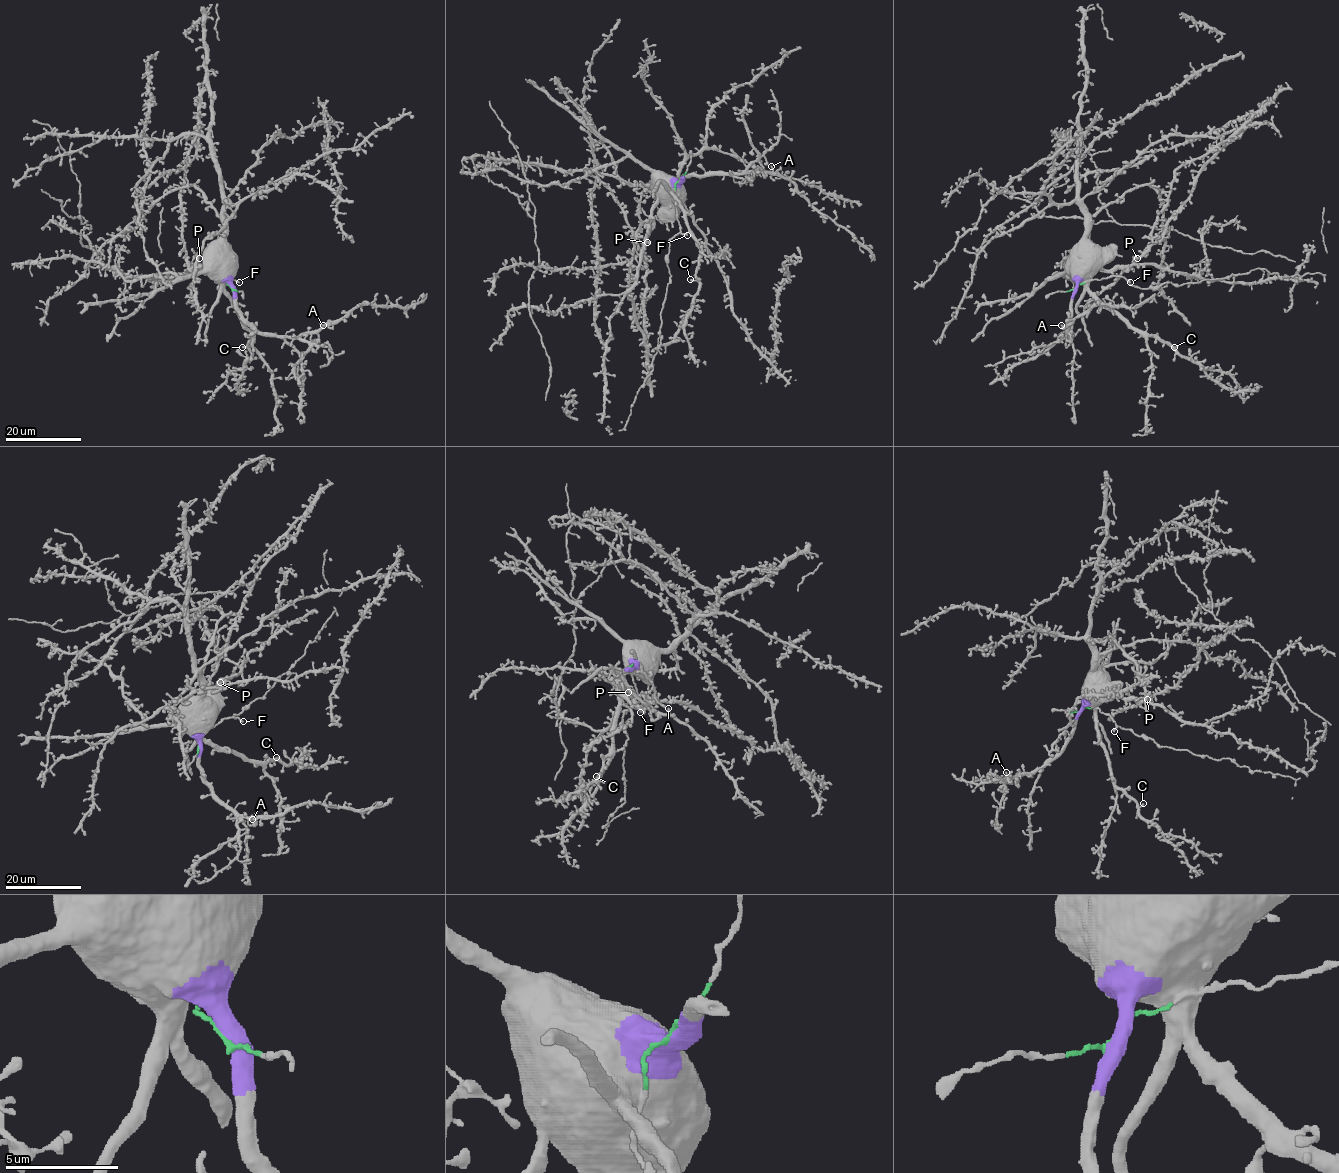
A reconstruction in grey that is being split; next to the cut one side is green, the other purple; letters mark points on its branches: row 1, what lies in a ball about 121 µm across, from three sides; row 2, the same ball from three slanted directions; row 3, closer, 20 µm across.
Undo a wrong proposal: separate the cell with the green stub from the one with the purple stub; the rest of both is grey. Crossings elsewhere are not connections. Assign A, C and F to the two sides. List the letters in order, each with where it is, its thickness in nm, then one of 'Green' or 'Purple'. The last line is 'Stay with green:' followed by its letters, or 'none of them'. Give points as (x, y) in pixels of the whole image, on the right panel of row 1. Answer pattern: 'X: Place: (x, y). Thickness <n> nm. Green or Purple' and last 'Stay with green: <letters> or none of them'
A: Place: (1061, 325). Thickness 220 nm. Purple
C: Place: (1174, 347). Thickness 280 nm. Purple
F: Place: (1130, 282). Thickness 260 nm. Green
Stay with green: F

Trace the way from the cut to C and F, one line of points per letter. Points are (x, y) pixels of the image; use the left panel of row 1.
C: (231, 288), (225, 280), (224, 291), (235, 305), (240, 320), (252, 332), (248, 348), (242, 347)
F: (231, 288), (225, 280), (229, 276), (239, 282)

